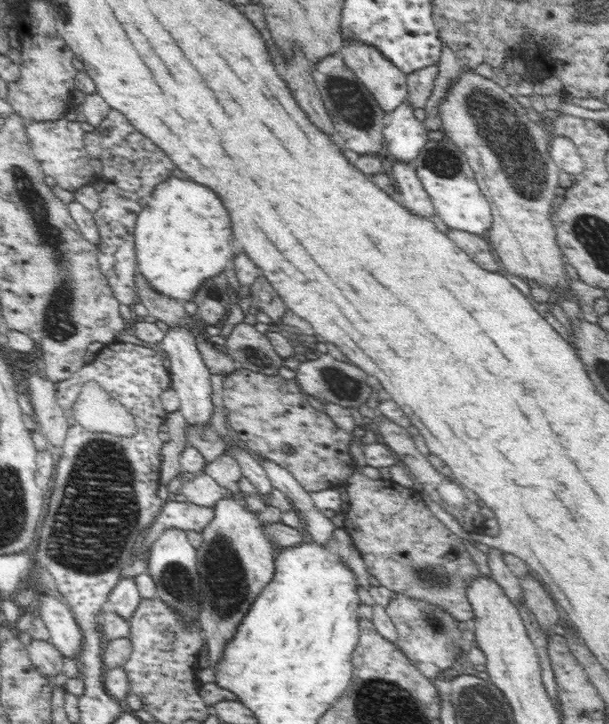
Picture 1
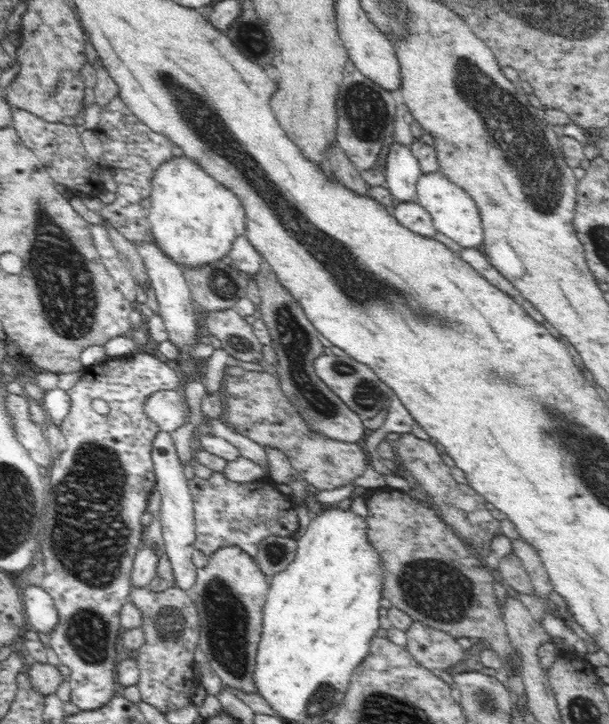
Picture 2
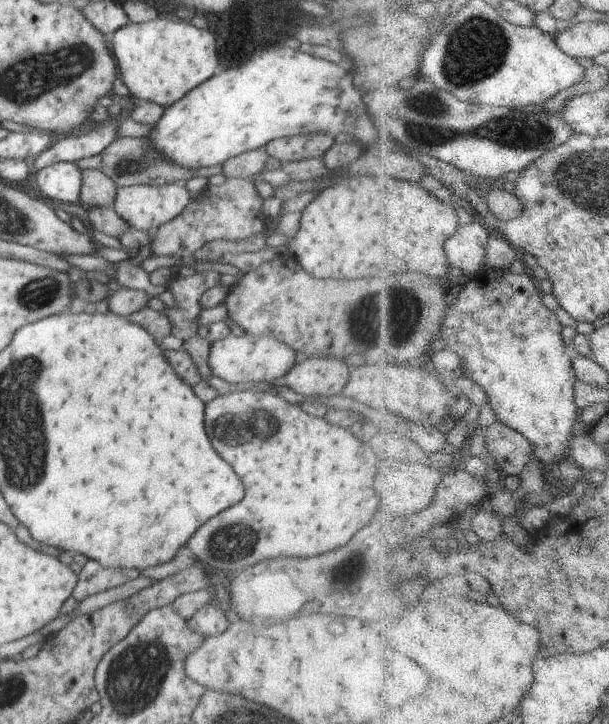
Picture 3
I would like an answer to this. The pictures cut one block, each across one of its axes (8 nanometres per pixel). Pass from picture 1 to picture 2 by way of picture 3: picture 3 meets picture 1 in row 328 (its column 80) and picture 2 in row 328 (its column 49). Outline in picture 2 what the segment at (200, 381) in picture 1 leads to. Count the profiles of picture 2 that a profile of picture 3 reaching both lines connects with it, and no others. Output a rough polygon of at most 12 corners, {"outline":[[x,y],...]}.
{"outline":[[148,234],[136,244],[180,356],[199,318],[183,268]]}

